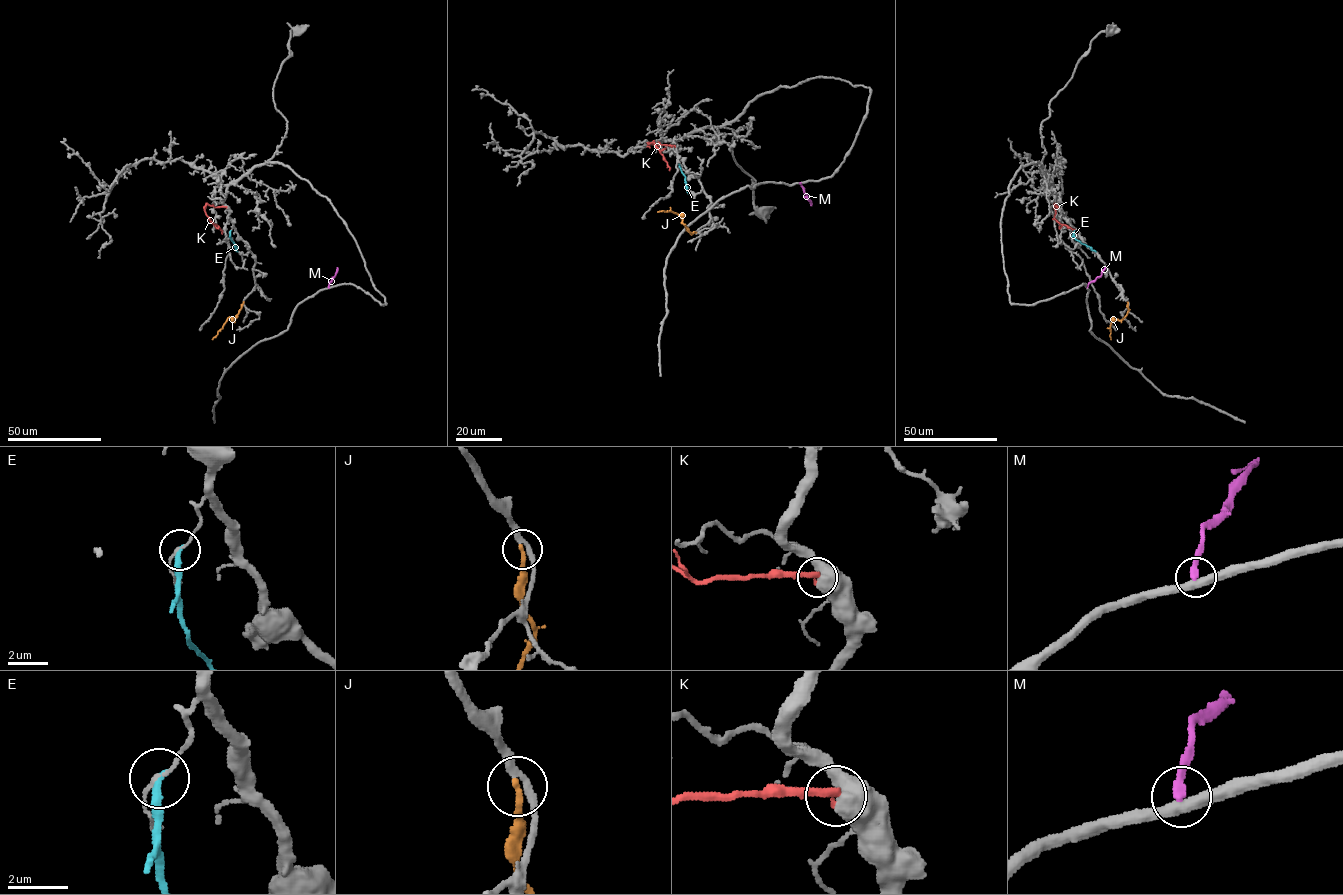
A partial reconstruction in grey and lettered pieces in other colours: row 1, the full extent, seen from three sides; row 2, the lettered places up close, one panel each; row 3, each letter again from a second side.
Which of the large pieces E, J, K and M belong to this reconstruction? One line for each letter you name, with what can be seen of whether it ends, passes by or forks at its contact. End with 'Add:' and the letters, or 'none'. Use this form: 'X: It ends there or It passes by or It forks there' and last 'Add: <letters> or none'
J: It ends there
Add: J

